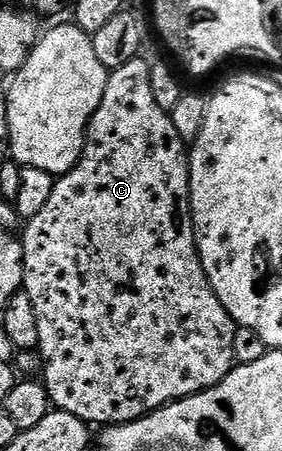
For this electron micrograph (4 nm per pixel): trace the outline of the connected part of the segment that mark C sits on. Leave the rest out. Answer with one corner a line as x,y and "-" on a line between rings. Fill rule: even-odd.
142,57
129,60
129,64
121,64
121,68
110,71
107,75
105,96
101,96
101,104
91,117
91,123
87,125
87,142
83,146
83,154
79,157
78,164
56,181
53,196
49,196
45,208
41,208
37,216
26,219
21,230
22,293
27,294
29,300
33,300
33,312
37,312
37,354
43,357
41,381
49,392
54,409
73,412
73,416
77,416
82,422
94,424
96,427
99,425
99,428
122,426
124,422
132,422
152,410
161,409
168,402
176,402
190,394
200,394
210,386
216,386
230,372
235,362
233,336
237,327
229,312
225,312
221,300
217,300
217,292
213,292
205,276
205,268
201,264
199,249
195,243
195,225
191,222
190,196
191,167
188,147
181,140
181,136
177,136
177,128
173,128
170,113
163,110
157,100
153,100
147,62

